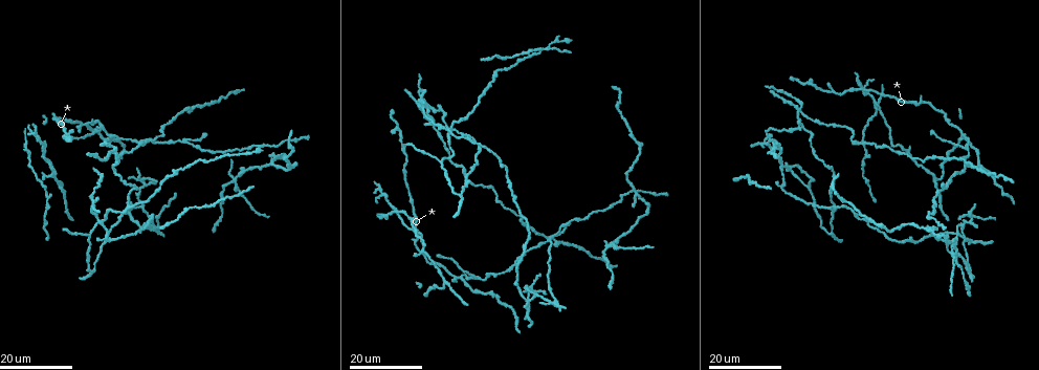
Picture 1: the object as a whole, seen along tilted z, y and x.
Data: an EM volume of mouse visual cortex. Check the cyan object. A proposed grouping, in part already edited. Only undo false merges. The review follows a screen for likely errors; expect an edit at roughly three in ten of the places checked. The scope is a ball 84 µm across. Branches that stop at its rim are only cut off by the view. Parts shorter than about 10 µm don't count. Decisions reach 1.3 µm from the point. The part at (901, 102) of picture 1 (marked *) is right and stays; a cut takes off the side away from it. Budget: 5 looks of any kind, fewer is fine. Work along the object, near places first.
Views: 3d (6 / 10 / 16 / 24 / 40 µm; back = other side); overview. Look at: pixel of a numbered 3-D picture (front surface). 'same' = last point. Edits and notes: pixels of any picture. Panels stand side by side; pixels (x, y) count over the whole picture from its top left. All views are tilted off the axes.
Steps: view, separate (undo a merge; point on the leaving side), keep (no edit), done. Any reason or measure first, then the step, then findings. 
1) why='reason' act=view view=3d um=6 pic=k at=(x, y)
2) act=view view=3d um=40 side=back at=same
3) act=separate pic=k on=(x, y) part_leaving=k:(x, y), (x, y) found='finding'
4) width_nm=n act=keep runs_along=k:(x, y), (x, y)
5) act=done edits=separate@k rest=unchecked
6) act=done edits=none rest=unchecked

why='four arms meet' act=view view=3d um=24 pic=1 at=(967, 146)

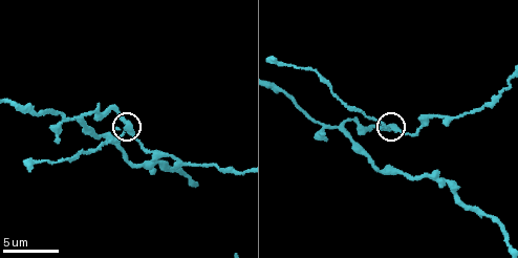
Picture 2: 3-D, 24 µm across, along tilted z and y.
act=view view=3d um=6 pic=2 at=(130, 132)

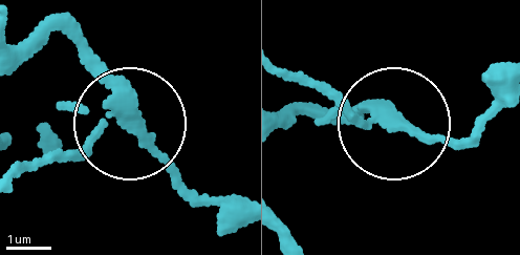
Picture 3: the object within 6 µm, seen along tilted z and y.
side_arm_um=15 act=keep runs_along=3:(19, 47), (72, 41), (123, 113), (59, 162) found='continuous, no second cell'

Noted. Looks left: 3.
why='three arms meet' act=view view=3d um=6 pic=2 at=(340, 128)

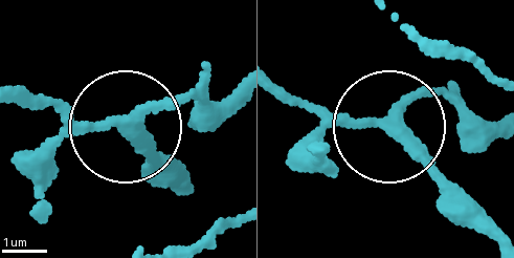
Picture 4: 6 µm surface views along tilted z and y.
act=view view=3d um=6 side=back pic=4 at=(134, 122)

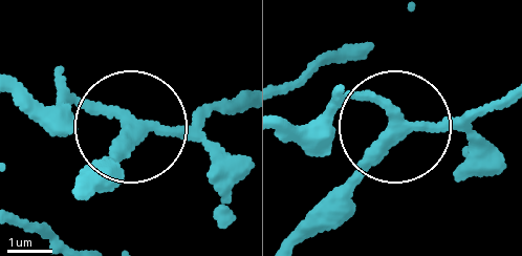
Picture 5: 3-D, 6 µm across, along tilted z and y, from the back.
side_arm_um=116 arms=3 act=keep found='one cell here'

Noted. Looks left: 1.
act=done edits=none rest=unchecked

